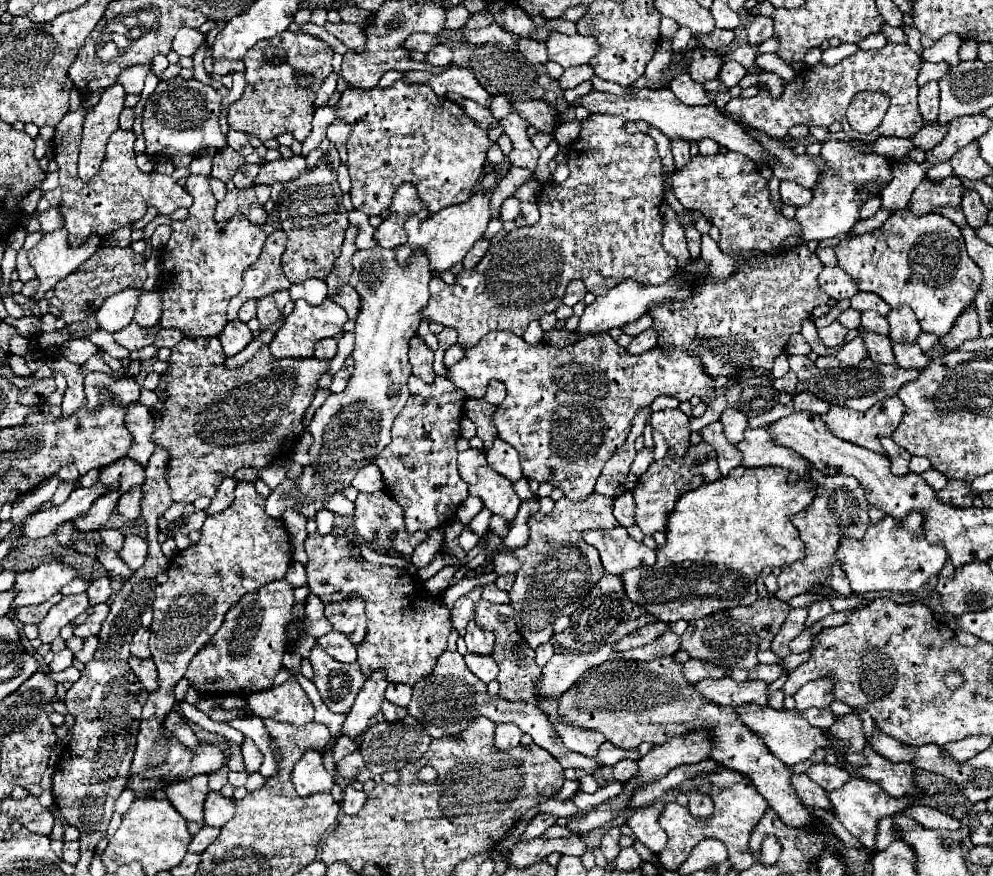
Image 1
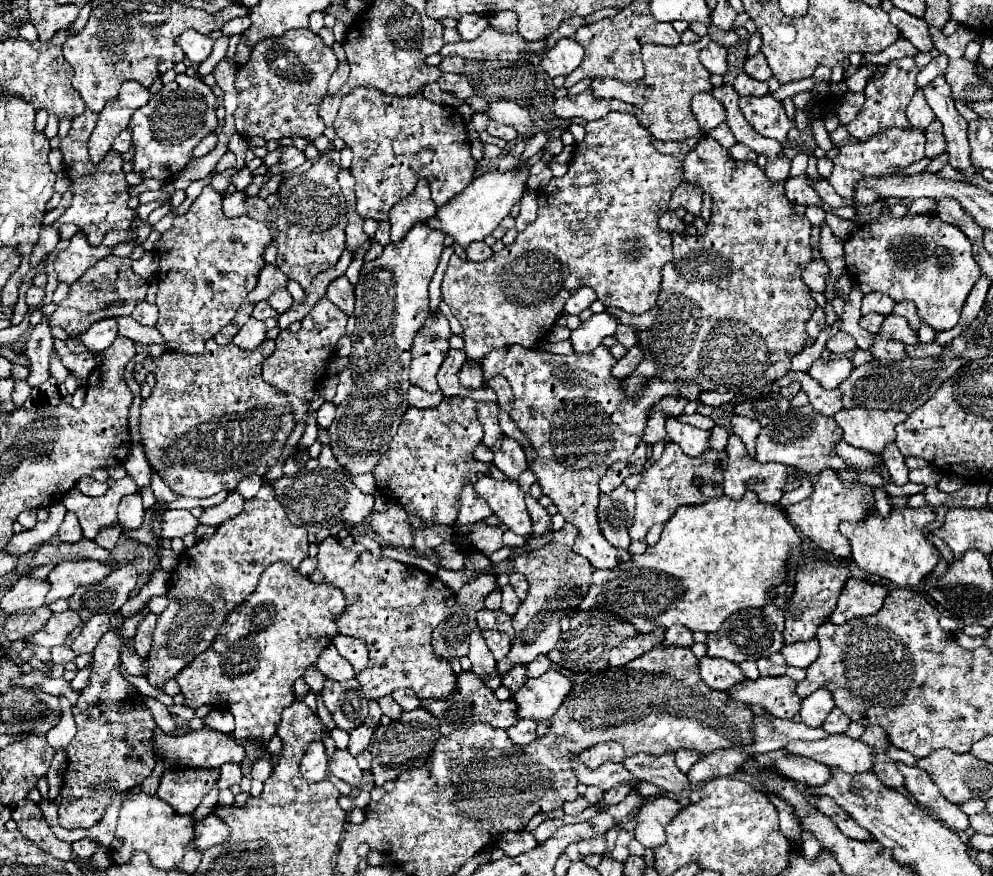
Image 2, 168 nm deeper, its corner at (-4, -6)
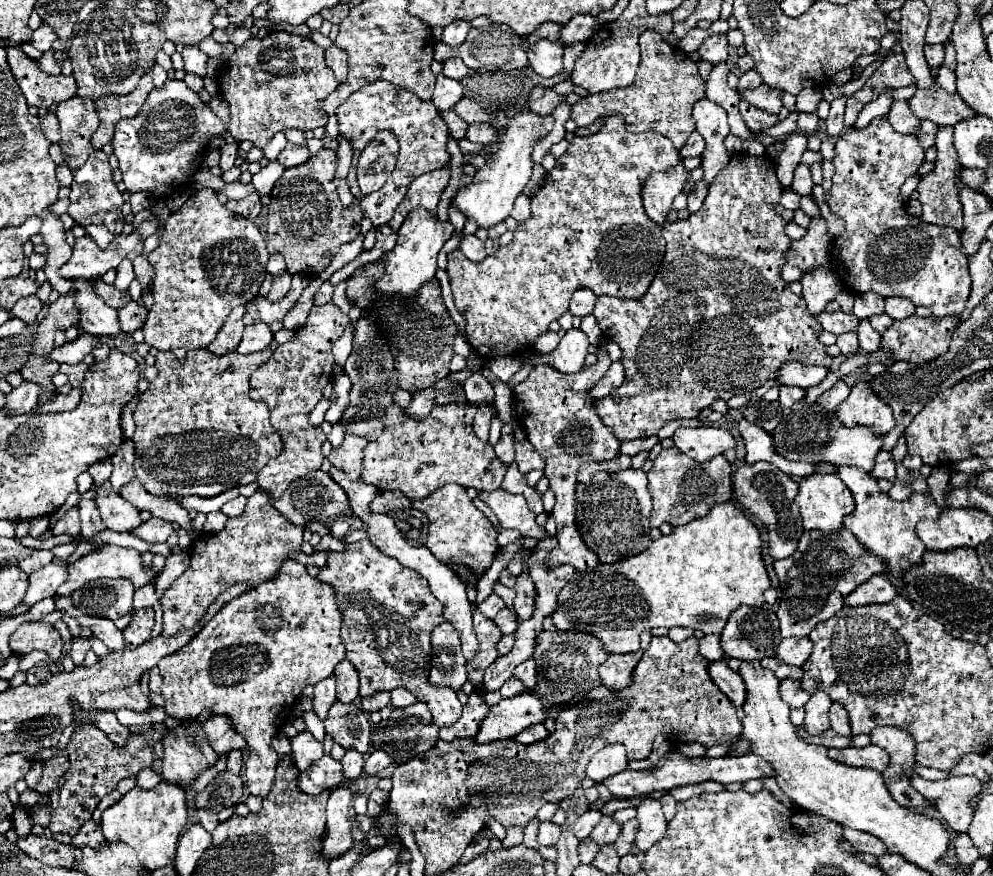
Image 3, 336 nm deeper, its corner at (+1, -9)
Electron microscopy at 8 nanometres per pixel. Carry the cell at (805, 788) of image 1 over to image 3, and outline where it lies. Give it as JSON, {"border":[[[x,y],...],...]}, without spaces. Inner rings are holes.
{"border":[[[843,827],[843,837],[849,843],[853,843],[853,847],[857,851],[861,851],[861,853],[871,853],[871,855],[877,855],[877,857],[883,855],[883,853],[887,853],[885,843],[881,839],[877,839],[875,835],[867,835],[863,831],[855,831],[855,829]]]}

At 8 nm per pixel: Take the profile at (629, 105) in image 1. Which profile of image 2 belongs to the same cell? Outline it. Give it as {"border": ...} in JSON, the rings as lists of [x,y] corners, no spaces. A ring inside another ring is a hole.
{"border":[[[592,90],[578,96],[566,96],[554,102],[554,114],[558,118],[584,118],[584,120],[596,120],[610,112],[630,112],[634,114],[634,106],[620,104],[620,100],[596,100],[592,96]]]}

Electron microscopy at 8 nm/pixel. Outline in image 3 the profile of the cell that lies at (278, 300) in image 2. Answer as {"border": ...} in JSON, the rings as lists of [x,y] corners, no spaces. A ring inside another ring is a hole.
{"border":[[[283,273],[283,275],[275,277],[275,279],[273,279],[273,285],[271,285],[271,291],[269,291],[269,295],[267,295],[267,299],[269,299],[269,301],[281,301],[281,299],[287,295],[289,285],[291,285],[291,275],[289,275],[289,273]]]}

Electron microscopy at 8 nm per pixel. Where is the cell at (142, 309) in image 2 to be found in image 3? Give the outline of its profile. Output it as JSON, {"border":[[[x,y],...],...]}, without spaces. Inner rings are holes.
{"border":[[[129,301],[123,309],[119,309],[119,323],[123,331],[135,333],[137,329],[143,327],[145,319],[147,319],[147,309],[135,301]]]}

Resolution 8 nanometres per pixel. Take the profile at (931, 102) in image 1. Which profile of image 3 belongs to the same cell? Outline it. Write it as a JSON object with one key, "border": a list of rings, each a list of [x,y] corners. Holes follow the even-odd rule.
{"border":[[[895,101],[891,105],[887,119],[893,125],[893,129],[899,133],[915,133],[915,131],[919,131],[919,123],[921,123],[921,119],[913,115],[907,101]]]}

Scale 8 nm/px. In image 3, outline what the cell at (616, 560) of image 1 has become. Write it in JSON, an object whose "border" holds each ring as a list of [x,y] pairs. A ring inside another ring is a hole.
{"border":[[[603,345],[598,347],[596,355],[595,365],[589,365],[575,375],[561,375],[561,371],[555,371],[555,367],[537,365],[525,381],[513,387],[517,421],[525,427],[529,443],[545,459],[545,477],[549,479],[549,489],[555,493],[555,507],[551,515],[557,523],[559,545],[555,551],[551,551],[549,565],[557,567],[565,563],[573,565],[577,571],[595,569],[599,565],[599,557],[585,547],[579,527],[575,527],[575,487],[579,485],[579,467],[589,461],[615,459],[621,447],[615,433],[599,419],[593,405],[595,399],[591,399],[591,387],[609,369],[609,355]]]}

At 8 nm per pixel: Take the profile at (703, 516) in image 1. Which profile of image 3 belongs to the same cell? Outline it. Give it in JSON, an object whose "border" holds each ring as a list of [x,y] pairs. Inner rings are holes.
{"border":[[[731,501],[715,505],[705,517],[673,527],[671,535],[663,535],[653,541],[635,557],[627,557],[615,565],[601,563],[593,571],[577,571],[559,593],[559,607],[553,613],[553,623],[561,631],[575,629],[589,631],[595,637],[599,635],[609,653],[639,651],[641,631],[651,631],[653,627],[691,627],[703,631],[705,635],[721,635],[735,607],[765,605],[763,591],[771,587],[771,581],[761,555],[761,545],[761,531],[743,515],[741,509],[737,509]]]}

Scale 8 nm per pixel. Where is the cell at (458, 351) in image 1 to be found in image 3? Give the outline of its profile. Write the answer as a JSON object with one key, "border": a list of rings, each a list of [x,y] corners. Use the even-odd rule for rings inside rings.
{"border":[[[481,371],[471,373],[471,375],[463,381],[463,389],[465,389],[465,397],[467,397],[469,403],[475,403],[475,405],[479,405],[479,403],[493,403],[493,397],[495,397],[493,387],[491,387],[491,383],[483,377]]]}

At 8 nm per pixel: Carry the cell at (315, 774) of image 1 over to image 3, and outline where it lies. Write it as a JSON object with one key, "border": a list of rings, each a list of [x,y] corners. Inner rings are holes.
{"border":[[[303,731],[297,737],[293,737],[291,747],[295,755],[295,765],[299,771],[307,771],[307,767],[311,767],[311,763],[321,759],[325,753],[323,745],[309,731]]]}

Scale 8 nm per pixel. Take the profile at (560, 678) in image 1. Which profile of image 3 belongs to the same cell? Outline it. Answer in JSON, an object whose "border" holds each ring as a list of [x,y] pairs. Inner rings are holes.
{"border":[[[525,689],[523,693],[501,699],[495,707],[491,707],[487,719],[479,727],[479,733],[475,735],[475,741],[489,743],[495,739],[511,739],[529,725],[543,723],[545,719],[547,709],[543,699],[535,691]]]}

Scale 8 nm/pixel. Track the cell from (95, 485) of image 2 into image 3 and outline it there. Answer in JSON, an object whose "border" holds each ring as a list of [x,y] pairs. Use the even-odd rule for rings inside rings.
{"border":[[[109,480],[95,489],[95,503],[101,511],[105,527],[111,531],[127,533],[127,531],[133,531],[141,525],[139,511],[112,490]]]}

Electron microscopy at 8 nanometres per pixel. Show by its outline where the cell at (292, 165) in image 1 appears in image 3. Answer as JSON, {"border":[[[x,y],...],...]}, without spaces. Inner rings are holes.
{"border":[[[287,143],[287,147],[279,153],[277,161],[281,165],[285,165],[287,169],[289,167],[297,167],[301,163],[305,163],[309,159],[309,149],[307,145],[293,145],[293,143]]]}

